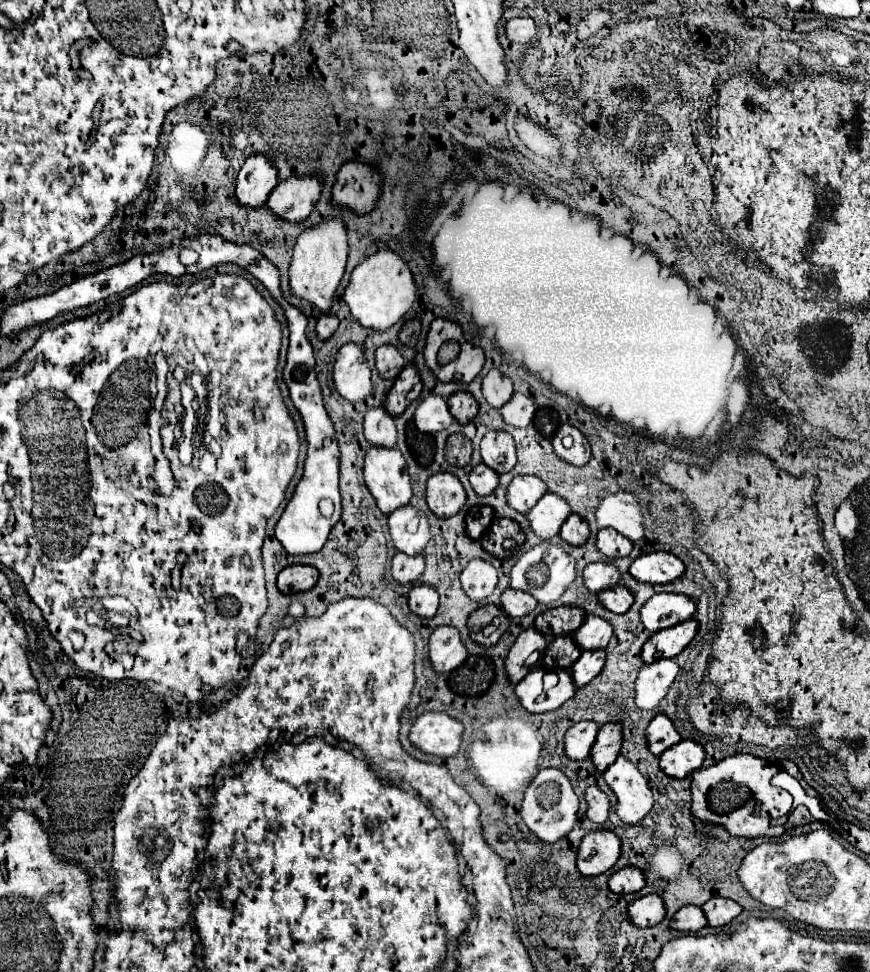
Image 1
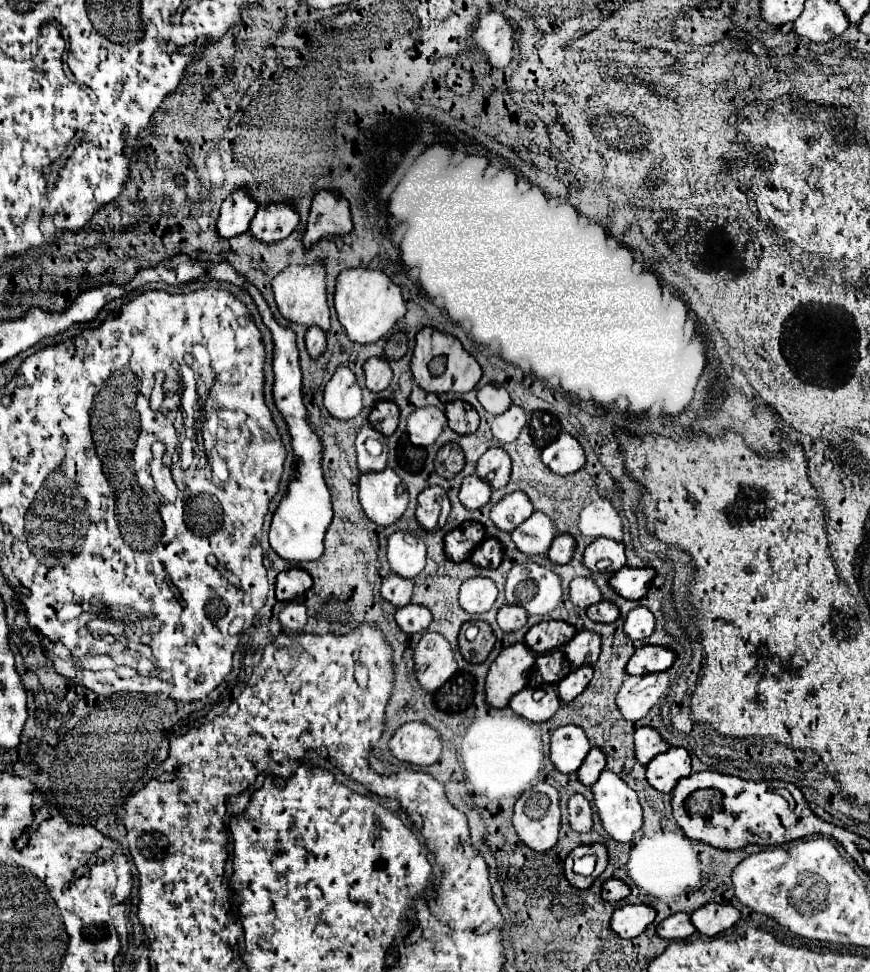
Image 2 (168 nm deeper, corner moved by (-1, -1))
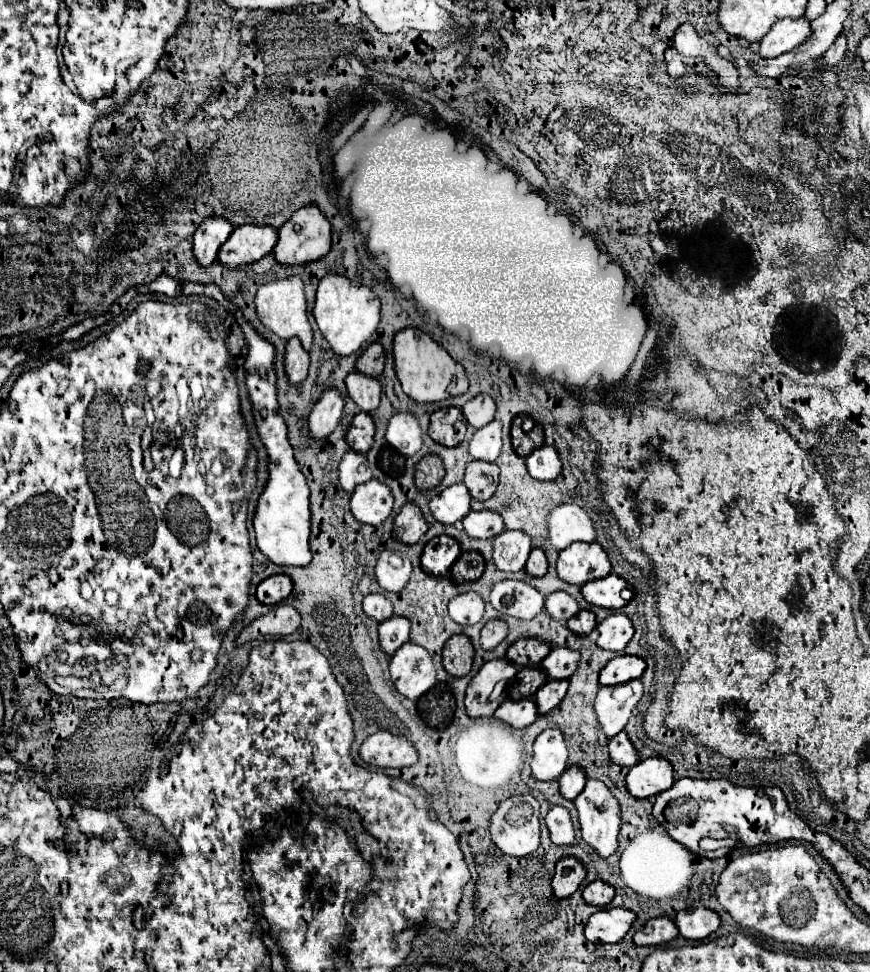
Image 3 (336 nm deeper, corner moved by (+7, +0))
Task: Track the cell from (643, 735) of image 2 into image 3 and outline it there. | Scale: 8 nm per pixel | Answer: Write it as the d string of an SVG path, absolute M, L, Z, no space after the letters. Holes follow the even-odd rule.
M620 731L618 735L614 735L608 743L608 755L610 761L616 765L624 765L624 767L634 767L638 763L638 755L634 745L630 743L626 731Z

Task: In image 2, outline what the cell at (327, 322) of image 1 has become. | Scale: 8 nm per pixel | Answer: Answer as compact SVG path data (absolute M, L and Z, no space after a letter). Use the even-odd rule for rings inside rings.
M308 328L306 348L312 358L318 358L326 350L326 332L322 332L320 328Z

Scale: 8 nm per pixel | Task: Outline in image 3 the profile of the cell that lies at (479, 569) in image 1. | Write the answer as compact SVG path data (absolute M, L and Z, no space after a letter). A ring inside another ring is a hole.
M462 593L448 603L450 617L460 625L476 625L484 615L484 601L476 593Z

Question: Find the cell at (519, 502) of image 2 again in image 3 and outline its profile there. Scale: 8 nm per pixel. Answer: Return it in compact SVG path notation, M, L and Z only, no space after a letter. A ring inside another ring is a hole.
M470 511L462 519L462 527L472 539L492 539L502 533L504 523L498 513L494 515L494 511Z

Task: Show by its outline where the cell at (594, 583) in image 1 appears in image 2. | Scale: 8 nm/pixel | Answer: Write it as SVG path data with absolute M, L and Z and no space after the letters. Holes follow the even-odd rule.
M574 578L570 584L570 600L582 608L588 608L602 600L602 592L592 578Z

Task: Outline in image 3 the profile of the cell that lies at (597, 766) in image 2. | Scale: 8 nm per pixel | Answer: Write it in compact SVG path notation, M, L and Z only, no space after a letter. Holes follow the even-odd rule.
M570 767L560 777L560 795L564 799L570 799L572 801L582 791L584 783L586 783L586 773L582 773L580 767Z

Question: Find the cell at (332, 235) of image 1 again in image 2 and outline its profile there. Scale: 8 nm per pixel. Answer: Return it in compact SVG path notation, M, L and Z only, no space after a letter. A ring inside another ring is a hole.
M314 262L314 264L290 264L286 266L274 280L274 298L276 304L282 312L284 318L298 322L306 328L310 326L320 326L322 330L330 330L330 312L328 312L328 302L326 302L326 266L324 262Z

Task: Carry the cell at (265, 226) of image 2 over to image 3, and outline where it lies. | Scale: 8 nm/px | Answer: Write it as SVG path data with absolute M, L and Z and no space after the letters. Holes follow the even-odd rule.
M244 225L236 227L226 243L222 243L218 251L218 263L224 267L236 269L260 261L264 255L272 253L278 241L278 231L274 227L258 227L258 225Z

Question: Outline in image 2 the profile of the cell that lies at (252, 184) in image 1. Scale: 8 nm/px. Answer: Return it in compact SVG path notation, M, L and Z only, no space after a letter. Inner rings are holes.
M238 188L222 202L218 218L218 234L224 238L244 234L250 228L250 220L254 218L256 210L258 202L254 200L252 192L248 188Z

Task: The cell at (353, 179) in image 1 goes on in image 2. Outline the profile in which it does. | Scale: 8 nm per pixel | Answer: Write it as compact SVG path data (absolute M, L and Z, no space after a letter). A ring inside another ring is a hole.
M320 190L310 208L310 218L304 234L304 244L310 248L322 236L348 234L352 230L350 202L334 190Z

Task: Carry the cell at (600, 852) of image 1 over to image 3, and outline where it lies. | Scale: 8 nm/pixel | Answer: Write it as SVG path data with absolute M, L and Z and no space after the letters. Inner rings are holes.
M564 857L556 865L556 873L552 879L552 893L558 899L566 899L580 887L584 877L586 877L586 871L582 863L576 857ZM564 869L570 869L570 871L564 873Z

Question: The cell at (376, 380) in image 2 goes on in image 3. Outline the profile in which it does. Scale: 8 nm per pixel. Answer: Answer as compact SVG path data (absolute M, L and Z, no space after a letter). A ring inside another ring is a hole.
M350 373L346 379L346 391L350 395L350 399L360 407L360 411L364 413L374 413L378 403L380 403L380 395L382 395L382 387L376 379L360 375L360 373Z

